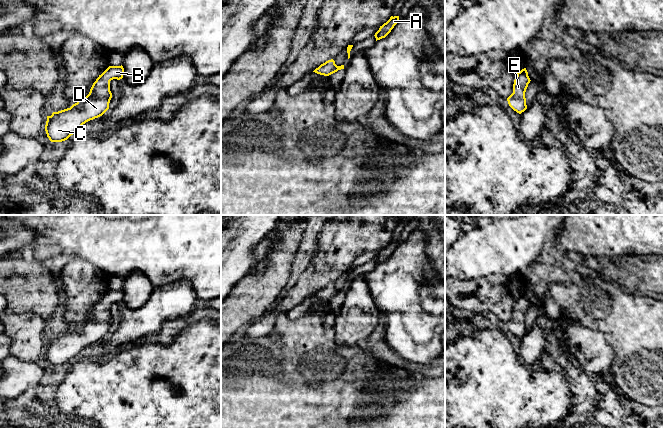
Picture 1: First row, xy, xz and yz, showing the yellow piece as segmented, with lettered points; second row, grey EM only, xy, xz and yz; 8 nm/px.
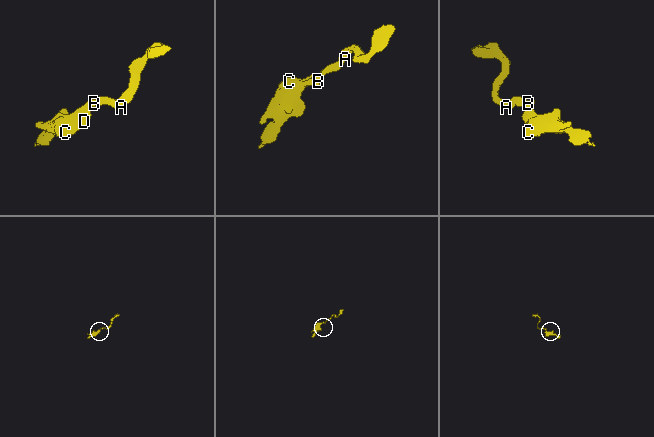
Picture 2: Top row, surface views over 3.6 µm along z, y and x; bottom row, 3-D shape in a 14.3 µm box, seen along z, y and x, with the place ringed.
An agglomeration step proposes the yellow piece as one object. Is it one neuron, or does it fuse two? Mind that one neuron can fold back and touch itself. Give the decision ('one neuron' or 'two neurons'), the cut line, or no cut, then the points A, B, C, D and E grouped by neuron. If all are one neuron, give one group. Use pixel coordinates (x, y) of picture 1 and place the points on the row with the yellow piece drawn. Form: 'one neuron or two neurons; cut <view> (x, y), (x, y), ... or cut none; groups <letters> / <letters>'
one neuron; cut none; groups A B C D E

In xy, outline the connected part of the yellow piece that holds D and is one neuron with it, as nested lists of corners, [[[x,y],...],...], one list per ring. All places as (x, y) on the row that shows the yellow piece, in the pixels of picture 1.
[[[109,66],[93,83],[89,94],[70,108],[47,116],[45,131],[51,142],[62,142],[75,134],[83,124],[102,116],[112,98],[110,81],[123,78],[123,66]]]

